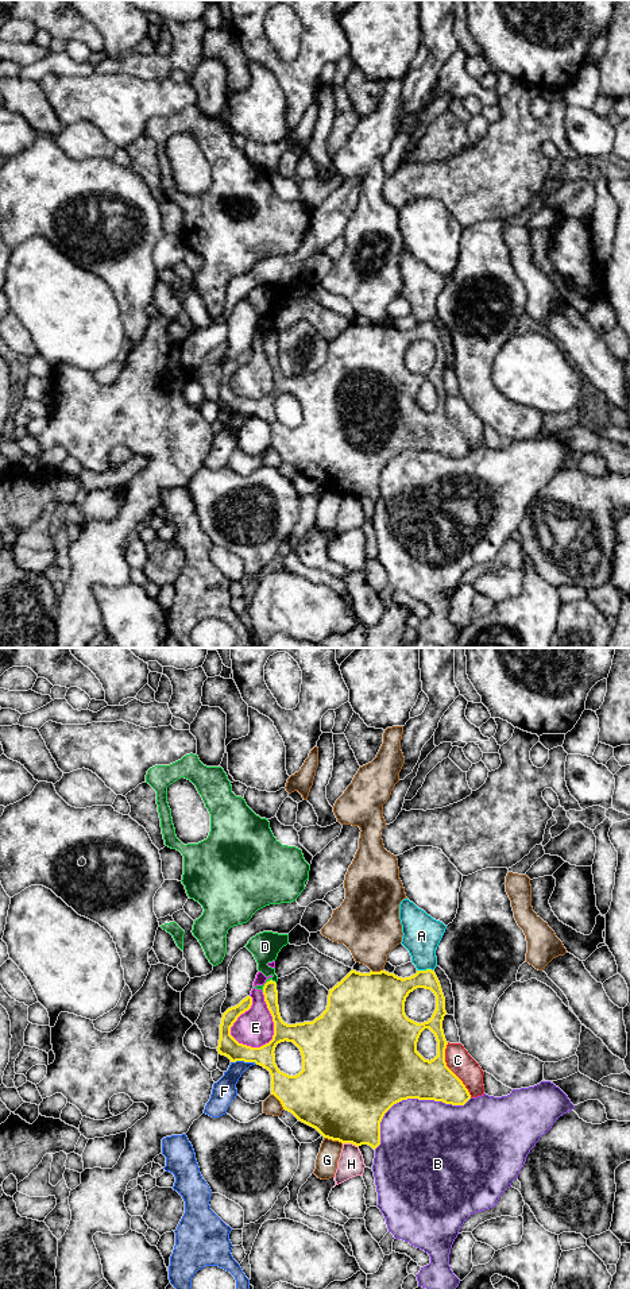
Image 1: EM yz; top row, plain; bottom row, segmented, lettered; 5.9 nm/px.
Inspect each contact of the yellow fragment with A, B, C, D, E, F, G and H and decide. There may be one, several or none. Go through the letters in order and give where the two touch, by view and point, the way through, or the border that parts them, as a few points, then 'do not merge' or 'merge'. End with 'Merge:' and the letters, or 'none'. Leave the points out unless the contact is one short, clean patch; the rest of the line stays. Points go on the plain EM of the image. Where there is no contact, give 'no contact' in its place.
A: meets yellow in yz at (424, 323); do not merge
B: meets yellow in yz at (410, 450); do not merge
C: meets yellow in yz at (449, 421); do not merge
D: meets yellow in yz at (266, 335); do not merge
E: meets yellow in yz at (274, 384); do not merge
F: meets yellow in yz at (244, 413); do not merge
G: meets yellow in yz at (333, 491); do not merge
H: meets yellow in yz at (351, 494); do not merge
Merge: none

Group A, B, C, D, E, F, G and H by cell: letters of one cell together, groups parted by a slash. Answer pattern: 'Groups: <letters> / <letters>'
Groups: A / B / C / D E / F / G / H

